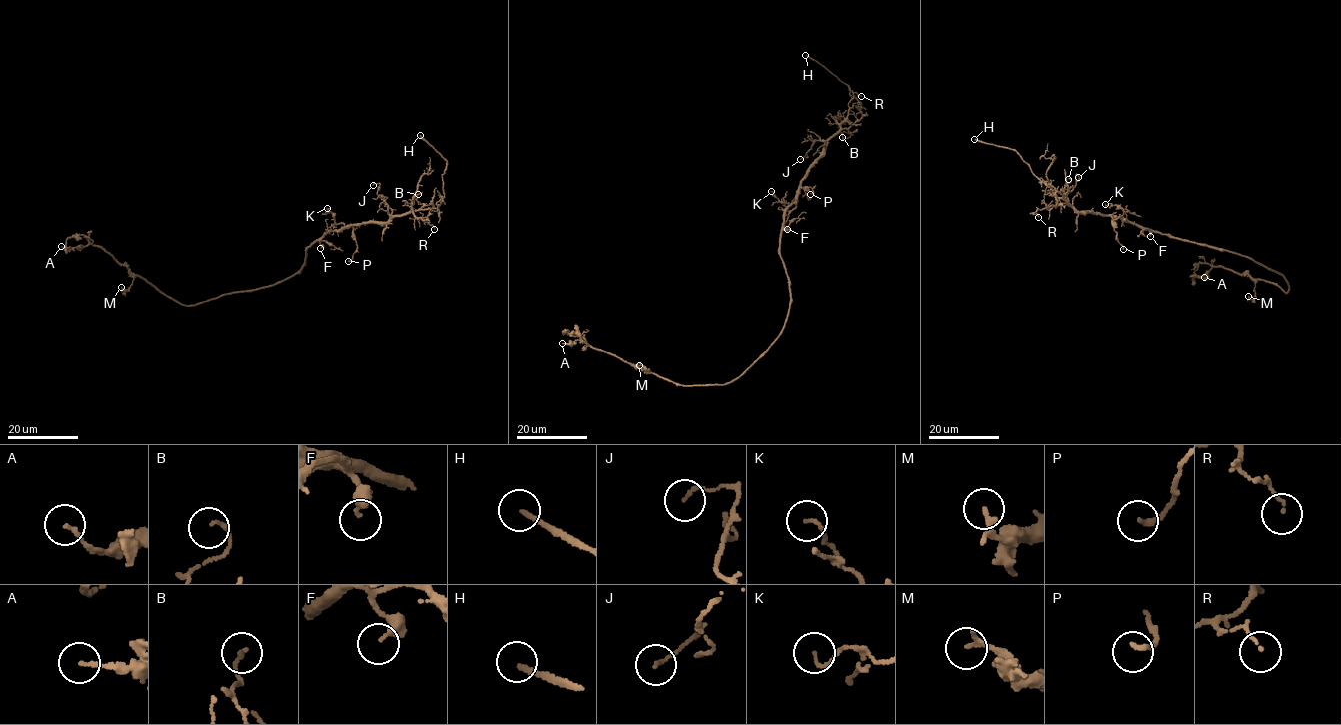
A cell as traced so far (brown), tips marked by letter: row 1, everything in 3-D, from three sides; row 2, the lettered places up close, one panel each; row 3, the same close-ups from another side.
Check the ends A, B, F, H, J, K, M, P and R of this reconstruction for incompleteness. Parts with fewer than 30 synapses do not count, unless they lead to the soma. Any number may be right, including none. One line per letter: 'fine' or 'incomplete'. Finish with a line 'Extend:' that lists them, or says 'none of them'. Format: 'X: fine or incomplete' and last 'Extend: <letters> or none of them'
A: fine
B: fine
F: fine
H: incomplete
J: fine
K: fine
M: fine
P: fine
R: fine
Extend: H

